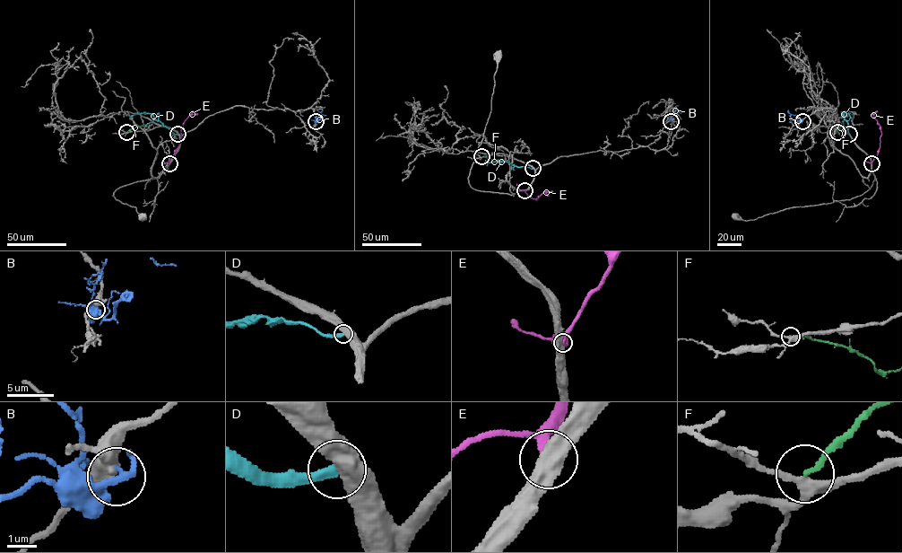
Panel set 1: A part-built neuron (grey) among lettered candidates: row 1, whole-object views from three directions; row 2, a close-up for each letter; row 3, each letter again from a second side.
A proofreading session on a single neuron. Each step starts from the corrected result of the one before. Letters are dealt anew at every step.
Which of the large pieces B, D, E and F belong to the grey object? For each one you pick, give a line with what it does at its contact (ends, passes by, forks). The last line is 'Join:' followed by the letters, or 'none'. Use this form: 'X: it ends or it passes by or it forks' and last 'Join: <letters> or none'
Join: none

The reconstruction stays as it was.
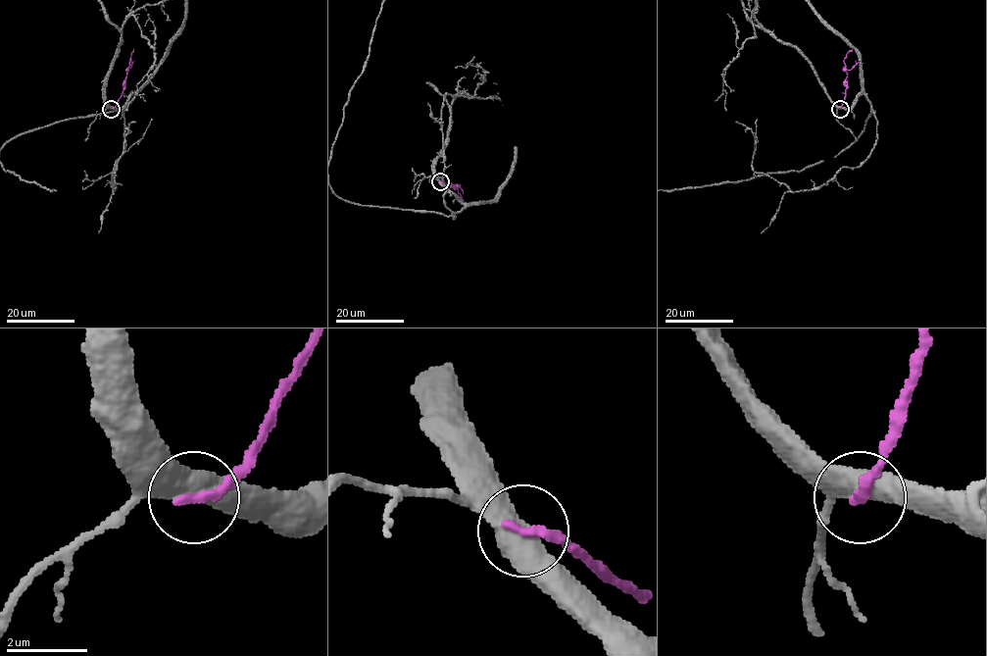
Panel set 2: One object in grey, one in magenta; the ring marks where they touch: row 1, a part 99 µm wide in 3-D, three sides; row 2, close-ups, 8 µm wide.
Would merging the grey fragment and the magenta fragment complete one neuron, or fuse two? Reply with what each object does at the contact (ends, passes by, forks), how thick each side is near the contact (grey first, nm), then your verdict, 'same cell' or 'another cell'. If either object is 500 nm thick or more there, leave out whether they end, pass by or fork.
calibres 600 and 260 nm; another cell

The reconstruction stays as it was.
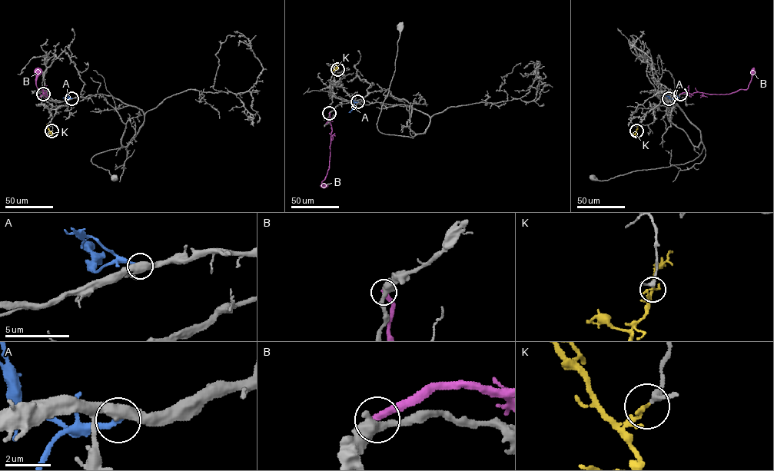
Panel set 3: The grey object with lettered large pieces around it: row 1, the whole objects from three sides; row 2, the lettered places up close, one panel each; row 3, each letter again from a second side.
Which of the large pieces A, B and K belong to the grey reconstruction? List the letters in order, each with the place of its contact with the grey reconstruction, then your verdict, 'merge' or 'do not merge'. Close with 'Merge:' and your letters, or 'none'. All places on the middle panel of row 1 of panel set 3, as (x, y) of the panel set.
A: (357, 101) | do not merge
B: (329, 113) | do not merge
K: (337, 69) | merge
Merge: K

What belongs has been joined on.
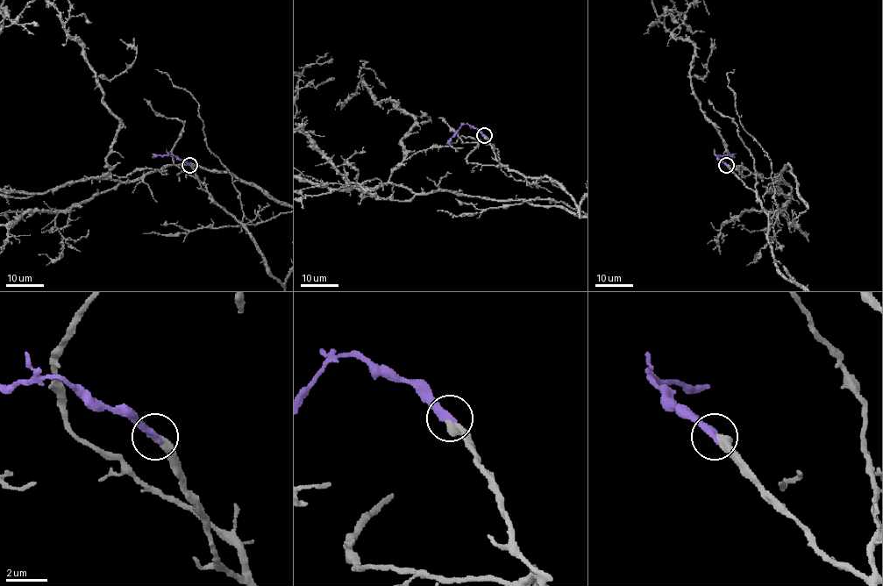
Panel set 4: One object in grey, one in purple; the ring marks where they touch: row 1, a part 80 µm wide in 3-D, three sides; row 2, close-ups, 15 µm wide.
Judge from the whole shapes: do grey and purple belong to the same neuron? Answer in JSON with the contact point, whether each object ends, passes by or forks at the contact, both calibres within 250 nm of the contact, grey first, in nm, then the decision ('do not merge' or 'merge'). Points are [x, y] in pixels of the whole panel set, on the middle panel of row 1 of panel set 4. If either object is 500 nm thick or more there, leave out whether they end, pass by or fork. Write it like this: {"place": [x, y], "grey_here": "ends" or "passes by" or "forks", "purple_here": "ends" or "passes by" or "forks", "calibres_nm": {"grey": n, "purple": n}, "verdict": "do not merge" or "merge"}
{"place": [484, 135], "grey_here": "ends", "purple_here": "ends", "calibres_nm": {"grey": 460, "purple": 400}, "verdict": "merge"}

